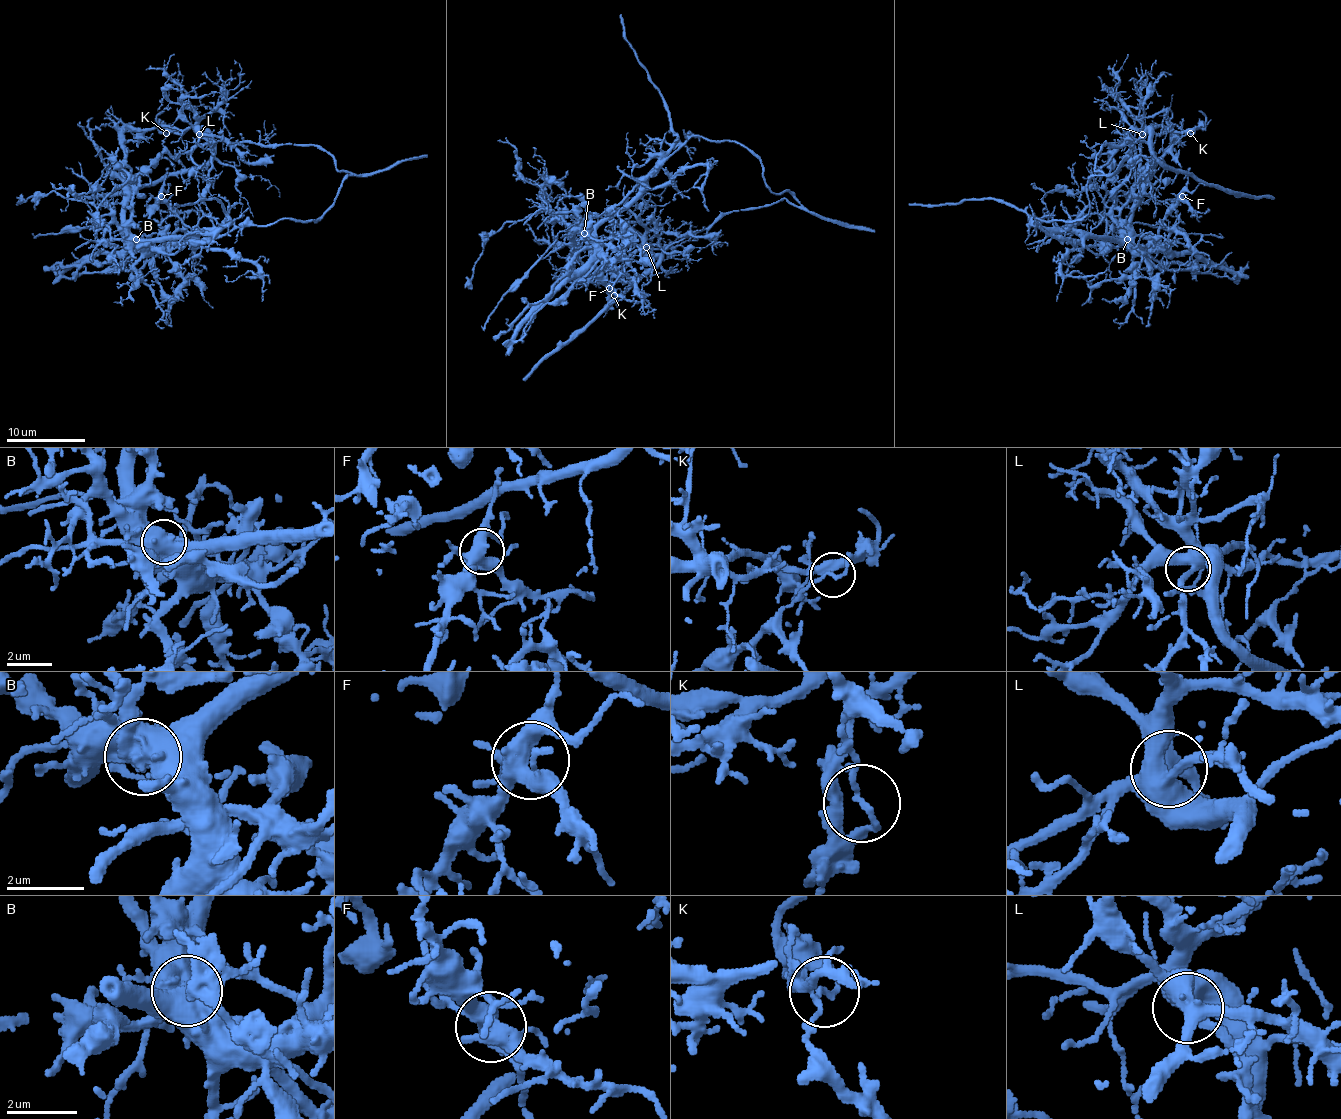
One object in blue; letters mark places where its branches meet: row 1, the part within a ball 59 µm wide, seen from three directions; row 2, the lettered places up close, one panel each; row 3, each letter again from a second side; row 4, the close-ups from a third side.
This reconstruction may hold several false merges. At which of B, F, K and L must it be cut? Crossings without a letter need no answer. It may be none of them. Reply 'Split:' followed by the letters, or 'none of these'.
Split: B, K

